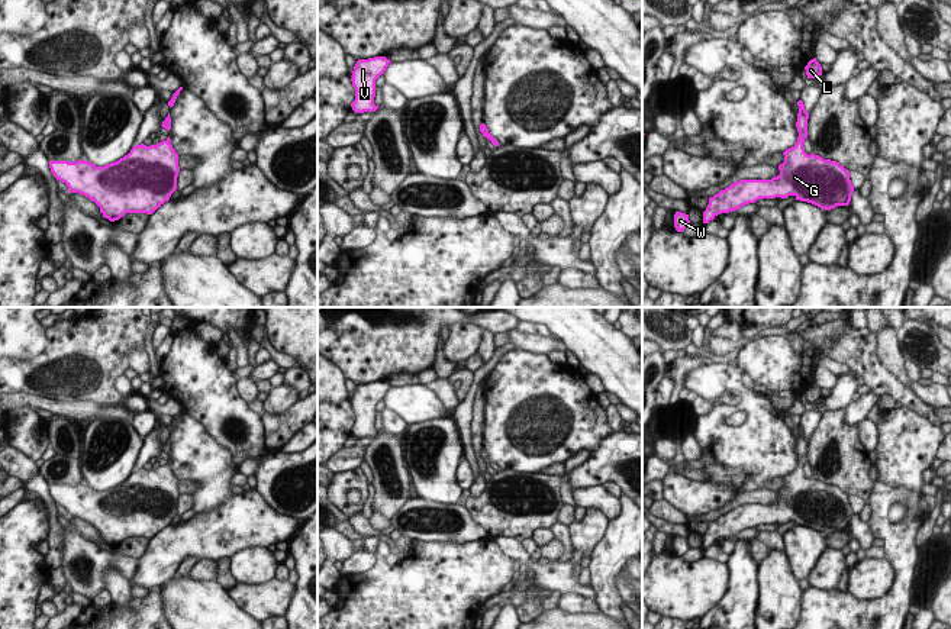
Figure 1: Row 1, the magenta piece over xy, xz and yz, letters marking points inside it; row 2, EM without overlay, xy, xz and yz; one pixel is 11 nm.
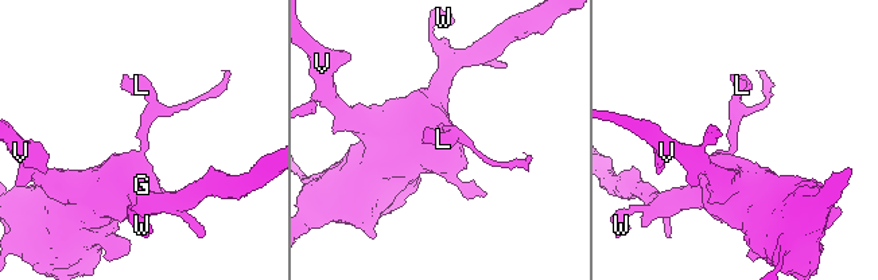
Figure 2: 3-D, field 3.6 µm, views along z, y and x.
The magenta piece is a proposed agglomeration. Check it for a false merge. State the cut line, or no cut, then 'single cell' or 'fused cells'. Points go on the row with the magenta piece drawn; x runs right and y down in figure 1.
no cut | single cell

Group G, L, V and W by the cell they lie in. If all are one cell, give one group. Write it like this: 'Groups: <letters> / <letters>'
Groups: G L V W

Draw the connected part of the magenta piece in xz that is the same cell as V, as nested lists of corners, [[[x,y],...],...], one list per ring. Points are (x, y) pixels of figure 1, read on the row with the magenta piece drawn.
[[[386,57],[357,61],[351,71],[351,81],[355,88],[355,100],[351,103],[351,107],[355,113],[375,112],[378,109],[374,104],[375,80],[384,74],[390,62]]]

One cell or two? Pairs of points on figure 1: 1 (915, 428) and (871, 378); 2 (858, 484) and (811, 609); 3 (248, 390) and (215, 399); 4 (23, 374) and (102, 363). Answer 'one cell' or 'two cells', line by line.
1: two cells
2: two cells
3: two cells
4: one cell

